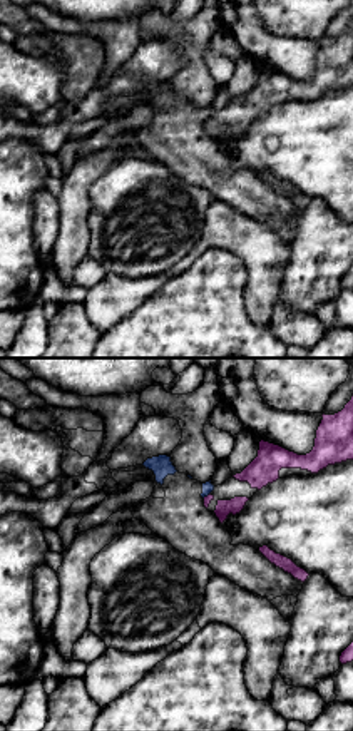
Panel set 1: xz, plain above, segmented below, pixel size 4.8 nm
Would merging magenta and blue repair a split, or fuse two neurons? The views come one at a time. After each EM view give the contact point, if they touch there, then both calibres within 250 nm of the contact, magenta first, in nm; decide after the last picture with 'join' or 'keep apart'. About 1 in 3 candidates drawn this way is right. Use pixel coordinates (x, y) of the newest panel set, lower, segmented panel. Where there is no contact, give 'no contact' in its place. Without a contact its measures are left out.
contact (208, 495); calibres 40 and 60 nm

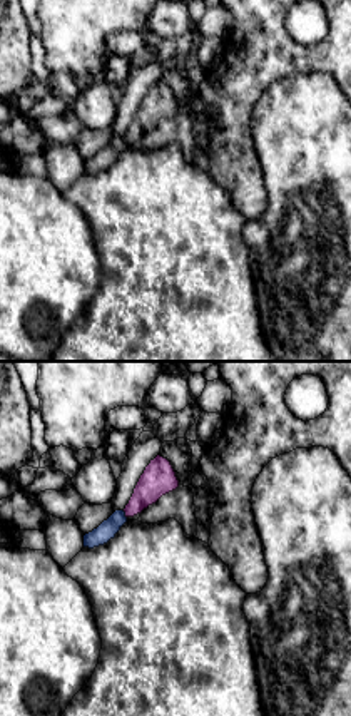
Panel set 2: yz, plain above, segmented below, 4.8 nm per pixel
contact (126, 514); calibres 160 and 90 nm

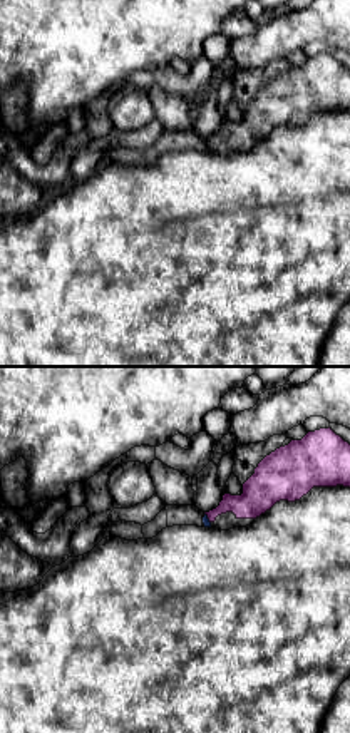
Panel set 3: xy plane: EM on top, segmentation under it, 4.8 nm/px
contact (208, 517); calibres 150 and 40 nm

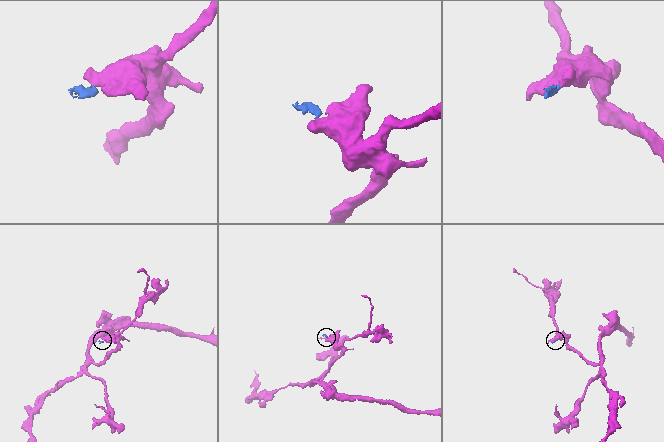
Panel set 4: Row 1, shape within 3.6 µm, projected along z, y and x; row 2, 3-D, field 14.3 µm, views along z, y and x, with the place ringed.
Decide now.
keep apart

